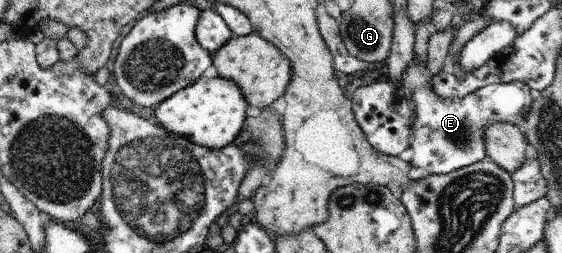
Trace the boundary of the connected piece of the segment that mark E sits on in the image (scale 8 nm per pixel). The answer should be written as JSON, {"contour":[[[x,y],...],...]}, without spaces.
{"contour":[[[415,56],[399,84],[414,105],[413,117],[416,119],[411,126],[409,148],[412,149],[412,159],[409,165],[417,176],[450,174],[486,159],[487,128],[499,122],[516,126],[521,119],[527,118],[534,99],[534,93],[527,85],[518,81],[491,84],[464,98],[442,98],[434,92],[431,79],[427,66]]]}

